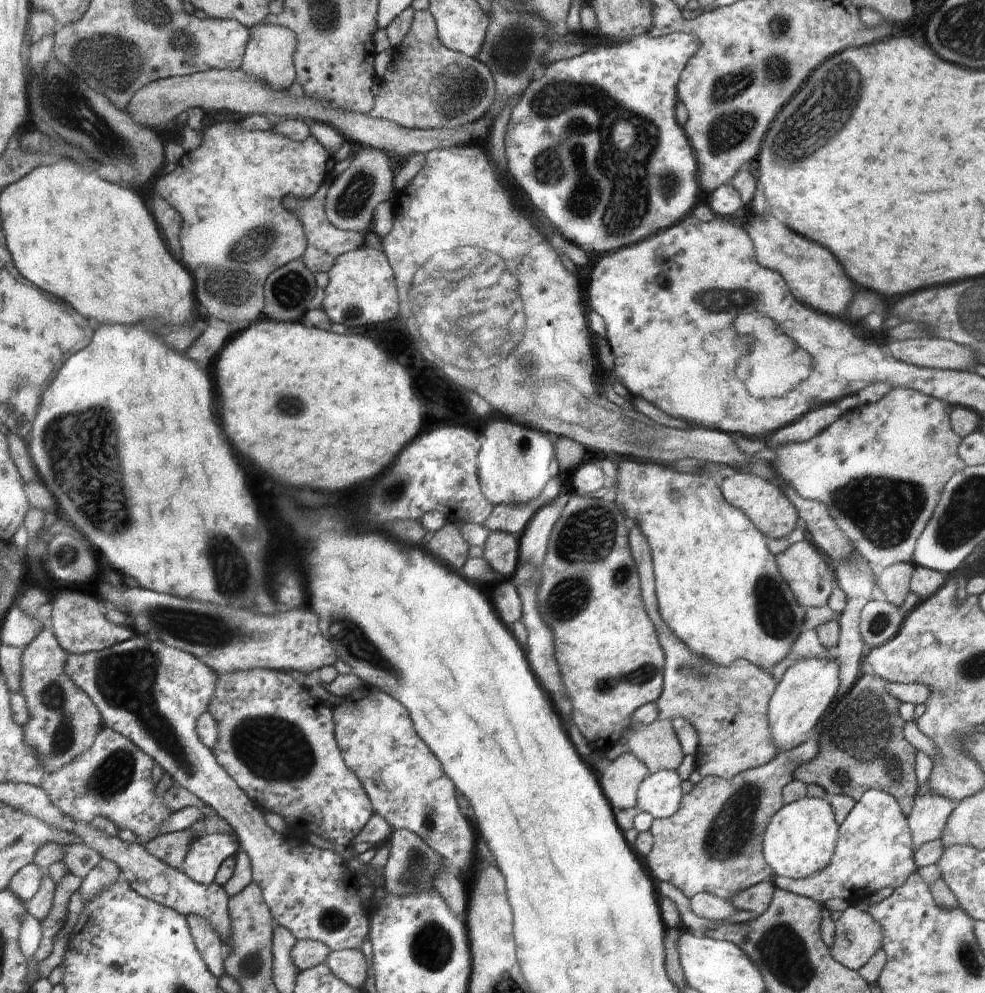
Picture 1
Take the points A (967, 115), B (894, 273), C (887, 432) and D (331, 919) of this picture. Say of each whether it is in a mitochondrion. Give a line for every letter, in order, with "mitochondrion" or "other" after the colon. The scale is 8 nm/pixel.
A: other
B: other
C: other
D: mitochondrion

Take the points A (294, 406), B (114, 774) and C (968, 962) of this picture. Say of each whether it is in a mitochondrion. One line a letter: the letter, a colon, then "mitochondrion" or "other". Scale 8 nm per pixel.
A: mitochondrion
B: mitochondrion
C: mitochondrion

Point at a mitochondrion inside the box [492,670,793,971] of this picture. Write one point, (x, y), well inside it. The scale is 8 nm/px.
(732, 830)

